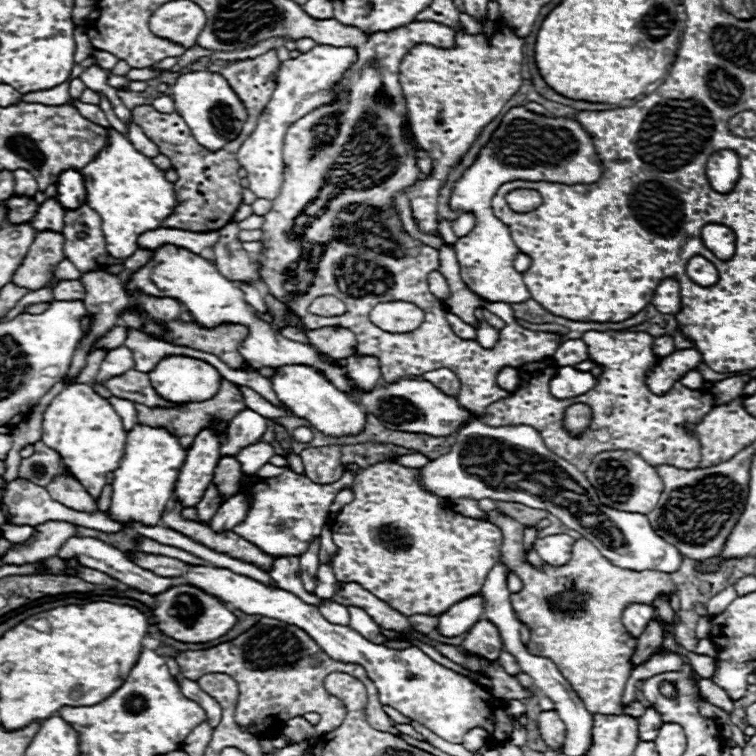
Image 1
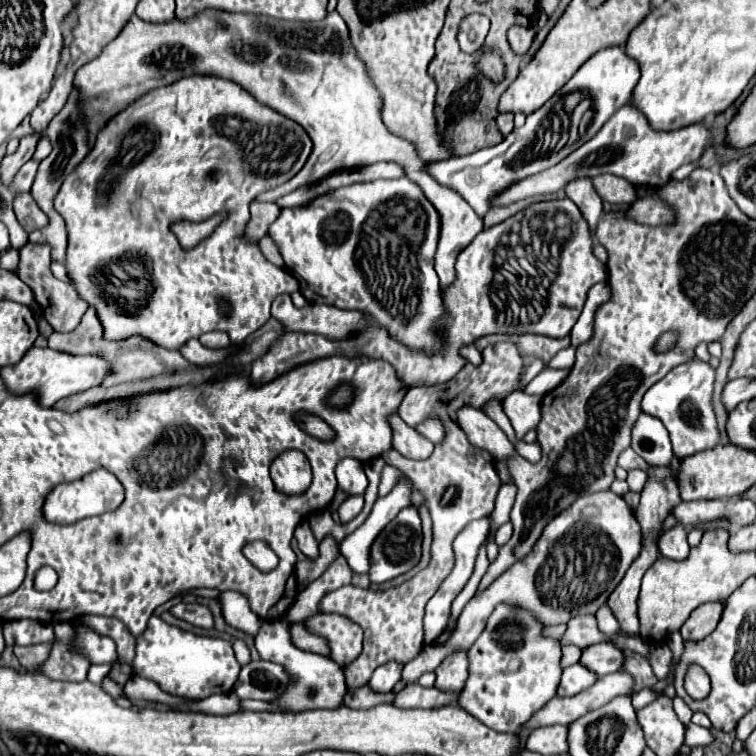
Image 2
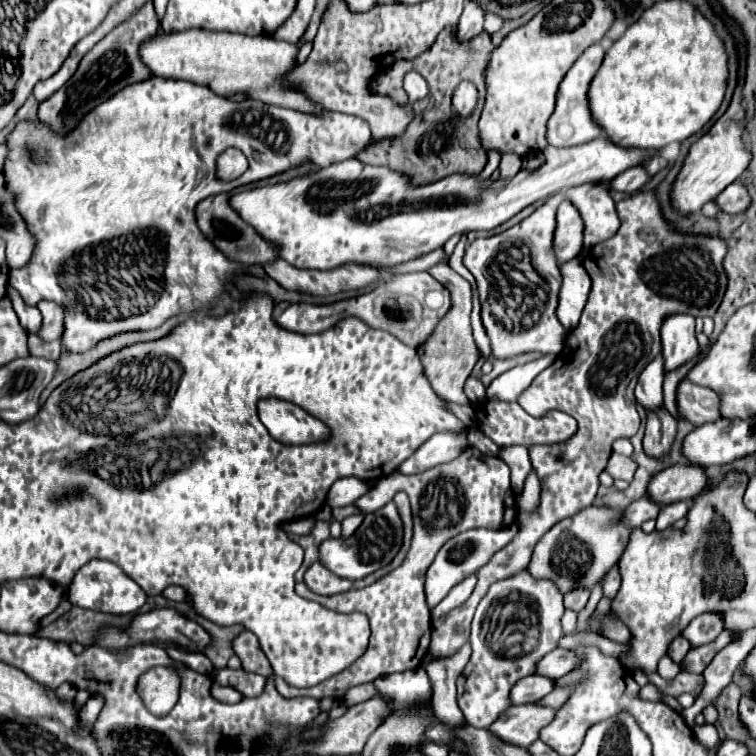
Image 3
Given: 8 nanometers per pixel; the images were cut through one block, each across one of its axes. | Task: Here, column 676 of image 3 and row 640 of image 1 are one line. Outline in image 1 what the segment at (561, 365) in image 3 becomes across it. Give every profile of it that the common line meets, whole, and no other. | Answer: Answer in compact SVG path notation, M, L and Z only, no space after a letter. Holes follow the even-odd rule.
M260 618L256 626L252 626L238 638L218 644L214 648L180 652L176 656L176 662L180 666L180 674L188 680L198 680L208 672L228 674L236 680L240 688L240 698L236 706L236 722L240 728L252 728L252 724L256 724L256 728L262 730L262 734L276 736L286 726L286 720L294 716L302 716L306 712L320 714L318 734L326 734L338 728L346 716L346 708L336 696L326 692L324 678L330 672L346 672L362 680L362 684L366 686L368 724L384 732L400 734L396 728L390 726L390 718L382 710L382 704L378 702L378 692L372 680L366 676L364 668L360 668L358 664L342 664L332 660L326 652L322 652L322 648L306 632L274 618Z

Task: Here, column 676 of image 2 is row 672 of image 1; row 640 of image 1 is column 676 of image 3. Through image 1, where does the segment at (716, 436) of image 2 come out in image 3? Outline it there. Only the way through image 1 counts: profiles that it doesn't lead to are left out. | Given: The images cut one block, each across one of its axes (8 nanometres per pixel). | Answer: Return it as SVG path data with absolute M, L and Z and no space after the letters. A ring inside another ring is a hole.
M674 314L662 324L662 358L664 372L678 370L700 354L700 344L694 334L694 318Z

